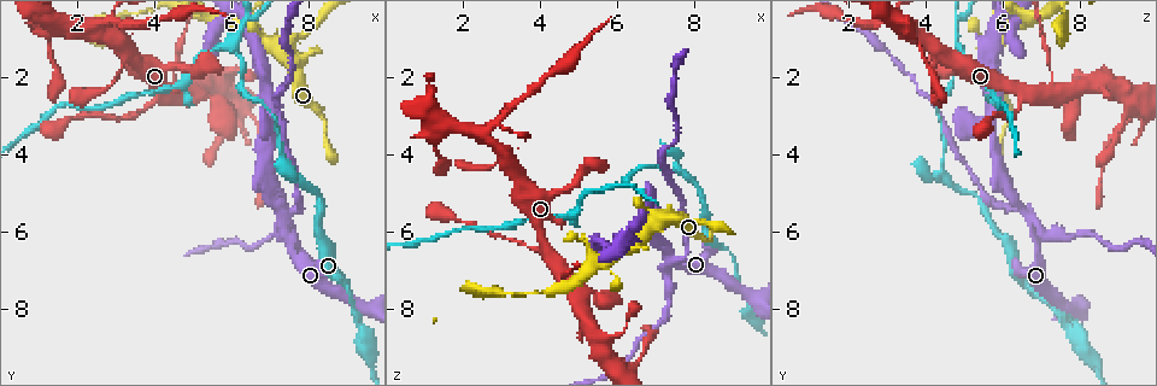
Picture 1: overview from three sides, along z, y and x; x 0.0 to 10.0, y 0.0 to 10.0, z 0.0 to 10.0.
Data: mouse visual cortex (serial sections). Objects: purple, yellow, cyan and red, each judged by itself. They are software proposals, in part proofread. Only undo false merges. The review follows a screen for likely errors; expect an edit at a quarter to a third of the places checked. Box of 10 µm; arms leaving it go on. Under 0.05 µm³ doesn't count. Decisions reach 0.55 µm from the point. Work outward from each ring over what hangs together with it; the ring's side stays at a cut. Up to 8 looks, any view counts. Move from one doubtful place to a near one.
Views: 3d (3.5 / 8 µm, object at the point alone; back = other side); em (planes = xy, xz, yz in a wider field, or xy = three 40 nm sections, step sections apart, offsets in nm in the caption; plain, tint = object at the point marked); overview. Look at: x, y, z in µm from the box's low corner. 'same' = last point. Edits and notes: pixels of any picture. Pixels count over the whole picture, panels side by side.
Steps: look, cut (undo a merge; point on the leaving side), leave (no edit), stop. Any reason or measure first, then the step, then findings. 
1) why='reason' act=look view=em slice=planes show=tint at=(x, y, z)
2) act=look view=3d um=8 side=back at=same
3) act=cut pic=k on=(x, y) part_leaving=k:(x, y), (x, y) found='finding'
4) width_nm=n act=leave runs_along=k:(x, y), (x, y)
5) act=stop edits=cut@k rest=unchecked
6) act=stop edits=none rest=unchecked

act=look view=3d um=8 at=(7.35, 5.75, 6.80)

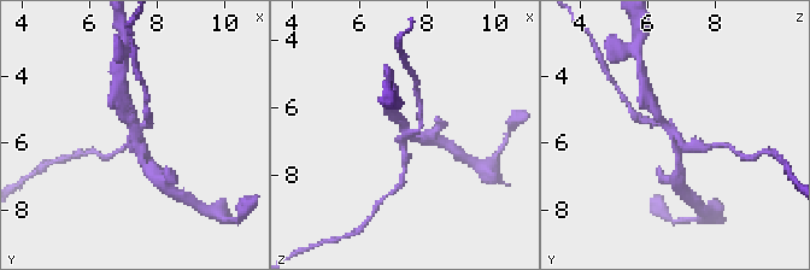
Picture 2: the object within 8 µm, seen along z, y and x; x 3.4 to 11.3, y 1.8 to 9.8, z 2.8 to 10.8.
act=look view=em slice=xy step=5 show=tint at=same

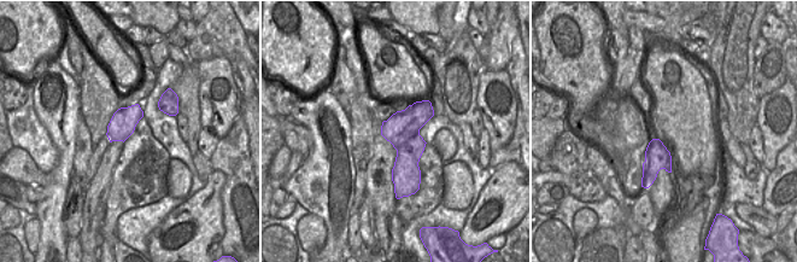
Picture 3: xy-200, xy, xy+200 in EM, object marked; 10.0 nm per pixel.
arm_widths_nm=150,150,200,200 act=cut pic=2 on=(697, 144) found='two cells meet here'

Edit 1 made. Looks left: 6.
why='branch point' act=look view=3d um=8 at=(7.70, 4.50, 4.55)

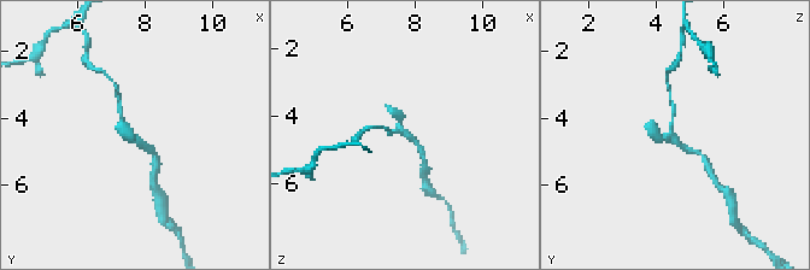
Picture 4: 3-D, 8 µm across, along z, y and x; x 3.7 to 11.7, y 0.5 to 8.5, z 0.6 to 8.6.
act=look view=3d um=3.5 side=back at=same

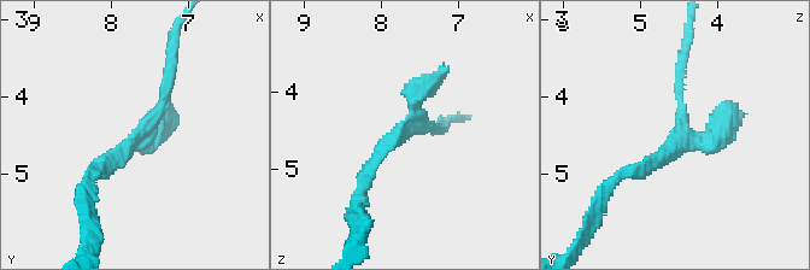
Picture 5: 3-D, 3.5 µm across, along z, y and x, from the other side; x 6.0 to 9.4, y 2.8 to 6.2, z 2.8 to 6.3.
why='now the EM' act=look view=em slice=xy step=5 show=tint at=(7.70, 4.50, 4.50)

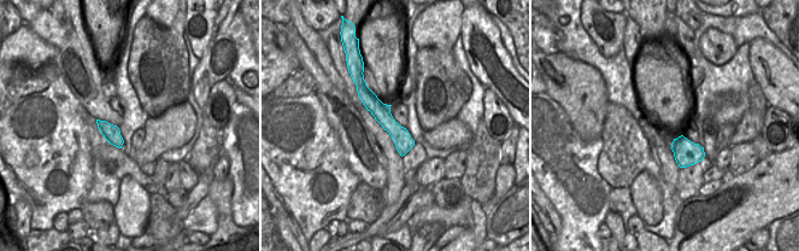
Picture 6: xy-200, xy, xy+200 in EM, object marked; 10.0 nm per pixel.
width_nm=190 act=leave runs_along=6:(363, 86), (400, 135), (403, 151) found='one cell here'

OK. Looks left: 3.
why='abrupt turn' act=look view=3d um=3.5 at=(2.65, 0.75, 3.55)

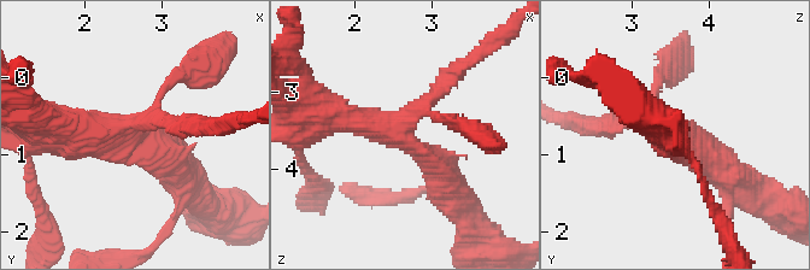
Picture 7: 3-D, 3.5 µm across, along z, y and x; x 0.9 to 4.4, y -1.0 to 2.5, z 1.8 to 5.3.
arms=4 arm_widths_nm=150,200,400,450 why='need the tissue' act=look view=em slice=xy step=5 show=tint at=(2.65, 0.70, 3.60)

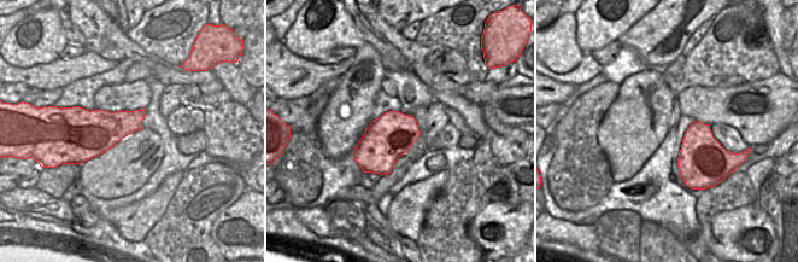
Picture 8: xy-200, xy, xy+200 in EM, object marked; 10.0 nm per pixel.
act=leave found='one cell here'

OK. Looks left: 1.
act=stop edits=cut@2 rest=unchecked

